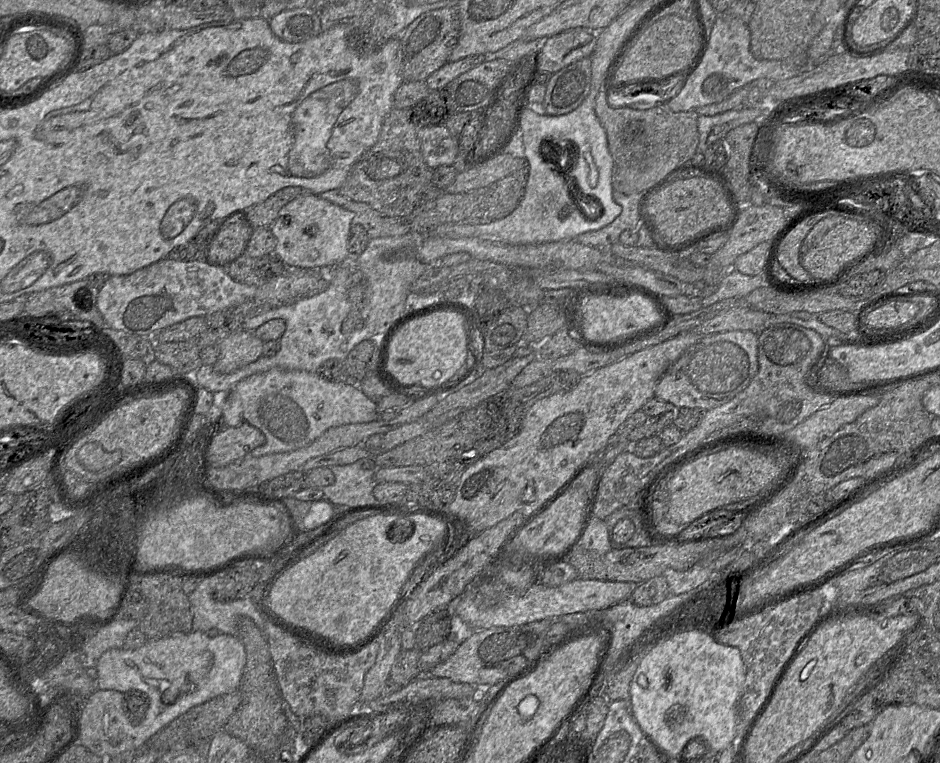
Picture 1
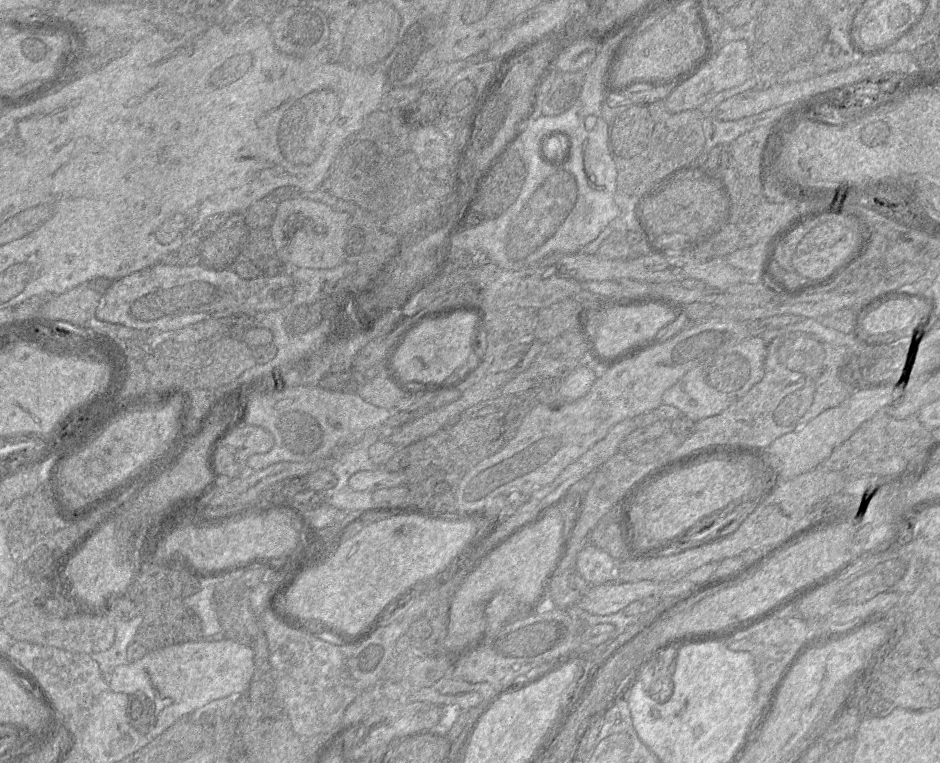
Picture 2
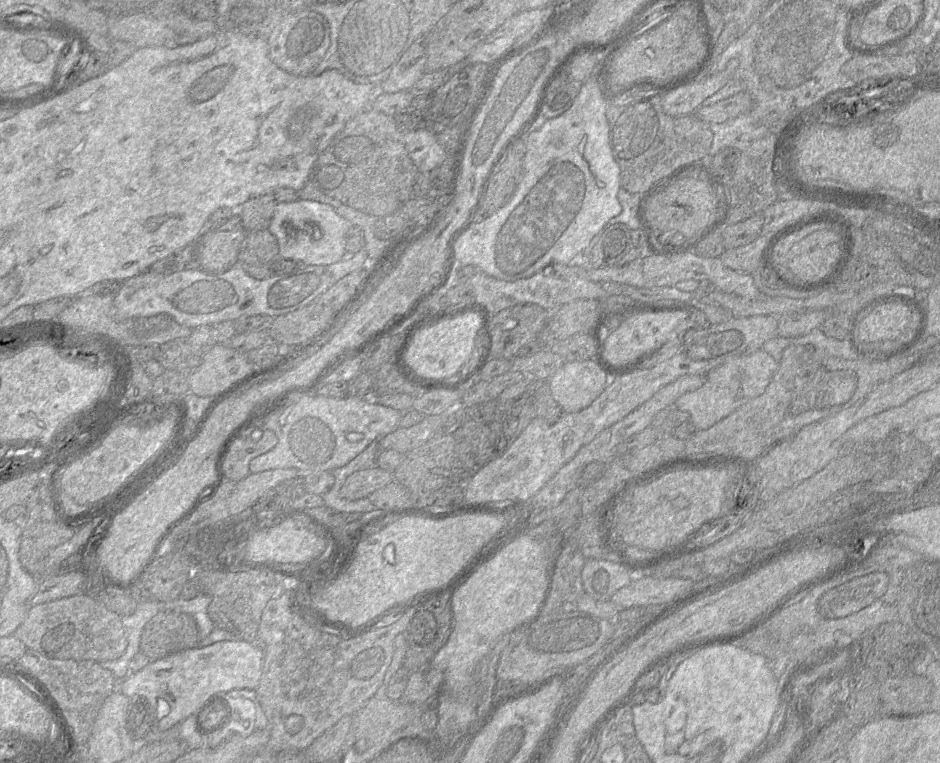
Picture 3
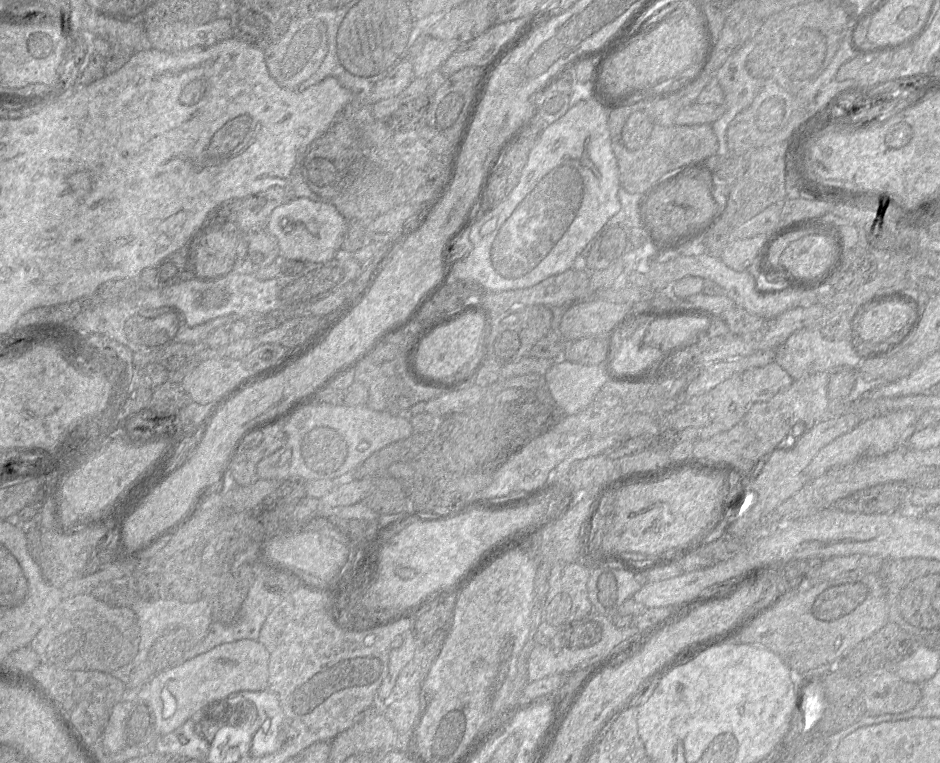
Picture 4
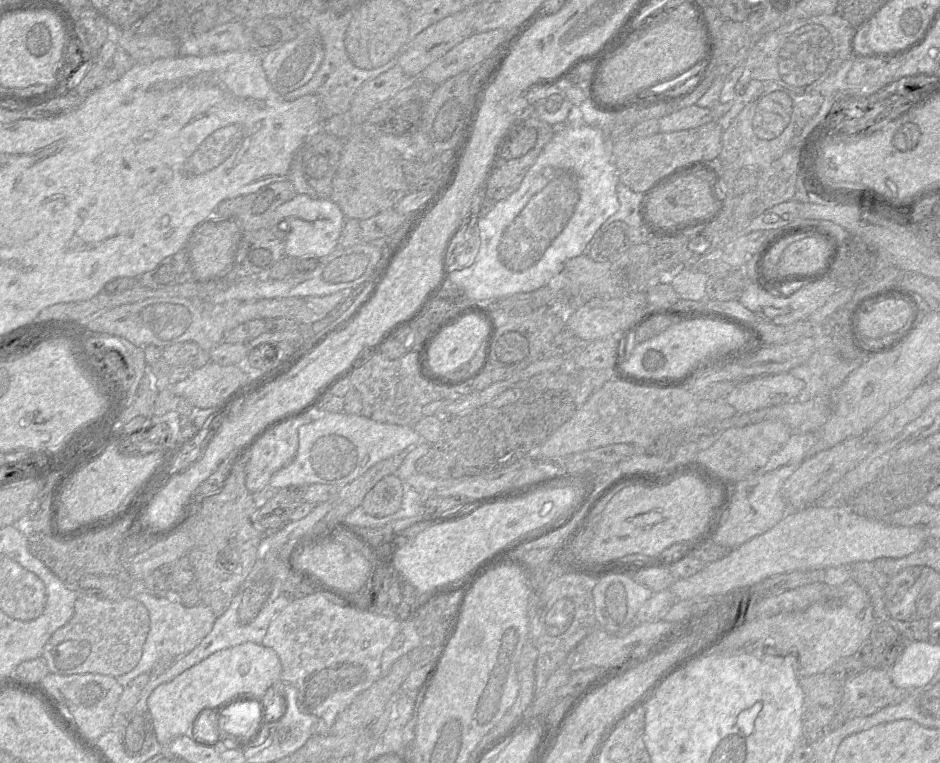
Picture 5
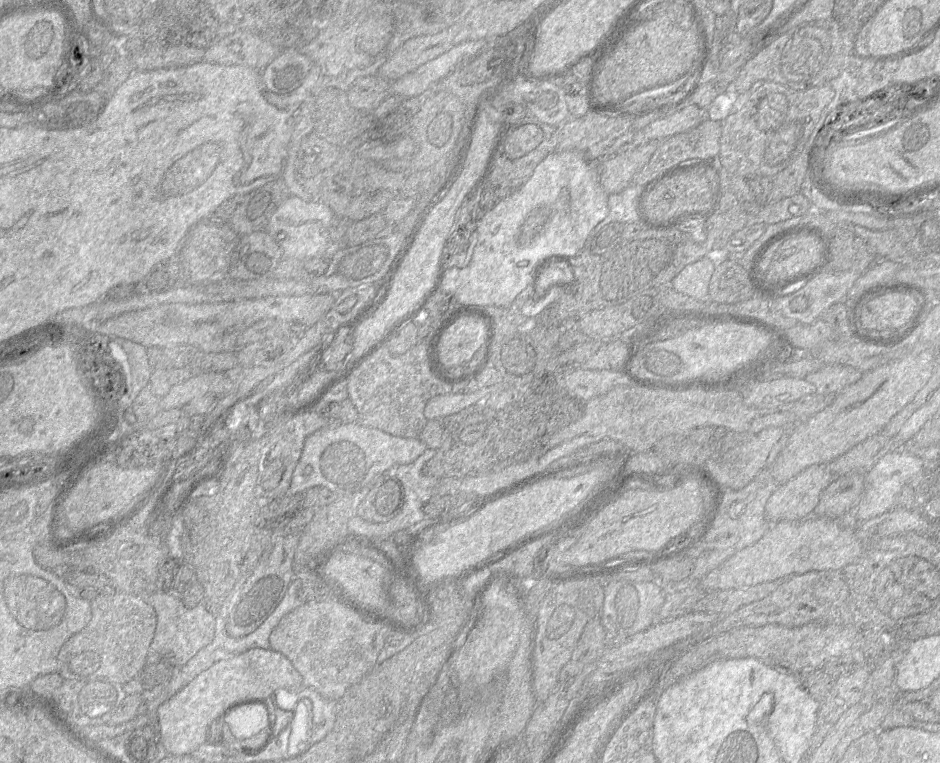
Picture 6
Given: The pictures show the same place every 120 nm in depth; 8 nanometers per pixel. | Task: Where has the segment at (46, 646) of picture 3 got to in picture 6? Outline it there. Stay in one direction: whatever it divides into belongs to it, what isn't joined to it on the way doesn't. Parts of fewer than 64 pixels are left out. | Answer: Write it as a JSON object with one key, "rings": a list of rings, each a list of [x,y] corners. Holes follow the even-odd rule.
{"rings":[[[121,592],[100,594],[90,605],[91,619],[87,626],[70,637],[58,653],[57,673],[64,680],[104,677],[125,684],[145,666],[156,629],[156,613],[144,599]]]}

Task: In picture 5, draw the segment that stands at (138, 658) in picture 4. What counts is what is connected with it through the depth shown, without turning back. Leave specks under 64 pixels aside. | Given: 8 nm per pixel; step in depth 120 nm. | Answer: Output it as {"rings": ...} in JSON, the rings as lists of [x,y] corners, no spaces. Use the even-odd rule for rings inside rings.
{"rings":[[[134,592],[133,598],[142,603],[149,613],[149,632],[138,664],[130,672],[116,677],[117,682],[123,687],[140,674],[149,673],[162,656],[180,658],[188,654],[209,634],[217,618],[208,606],[199,604],[185,607],[171,595]]]}

